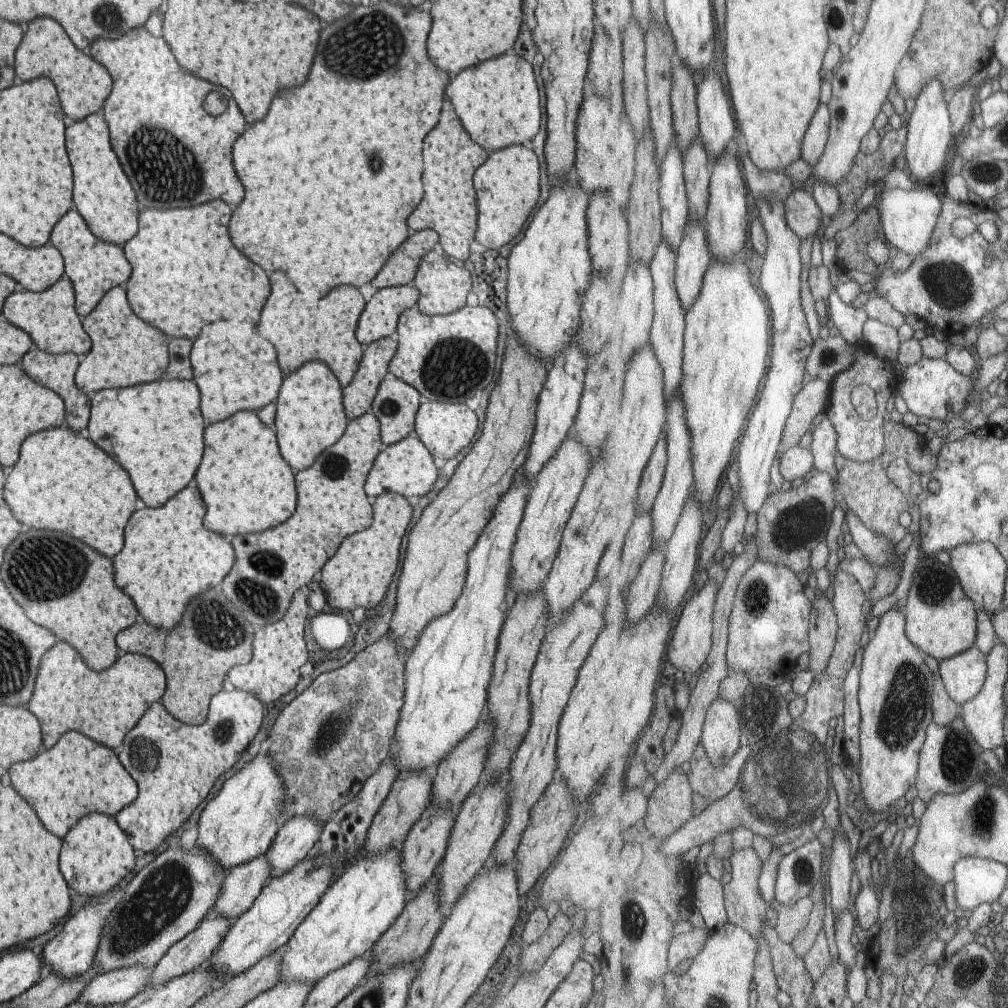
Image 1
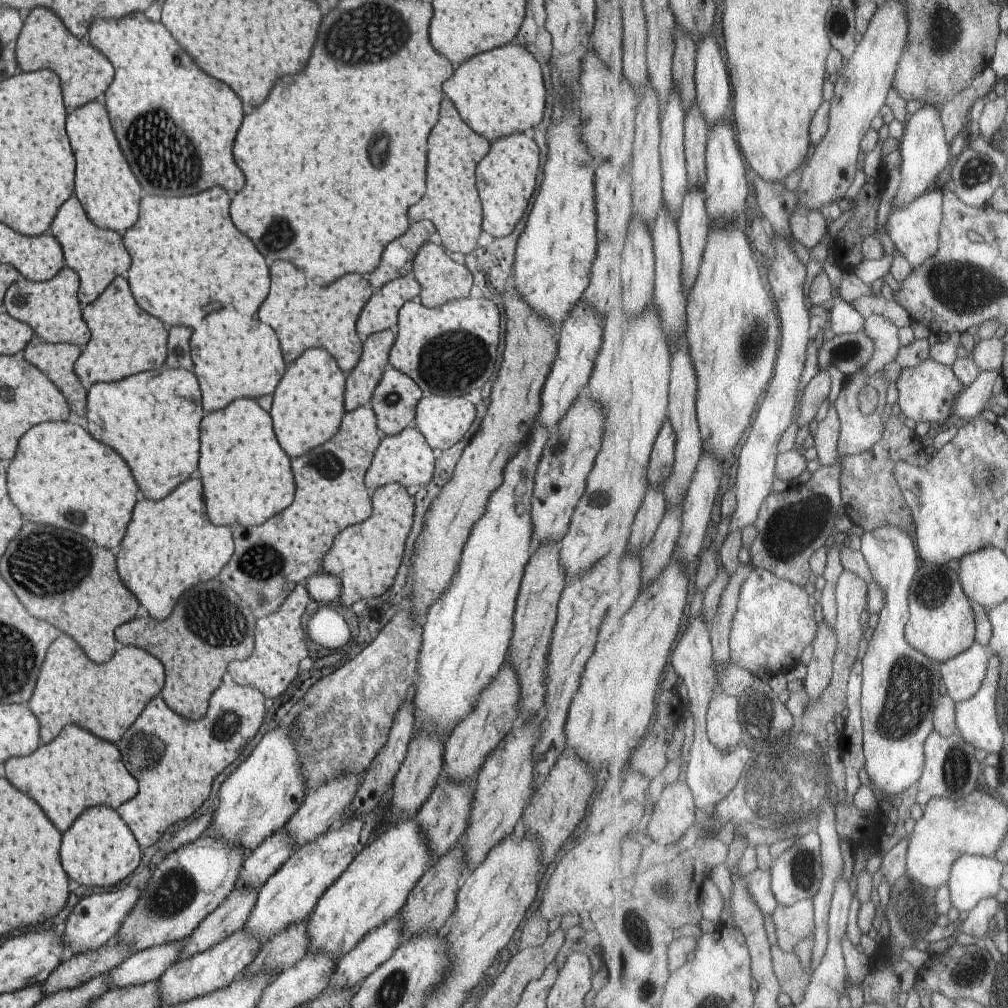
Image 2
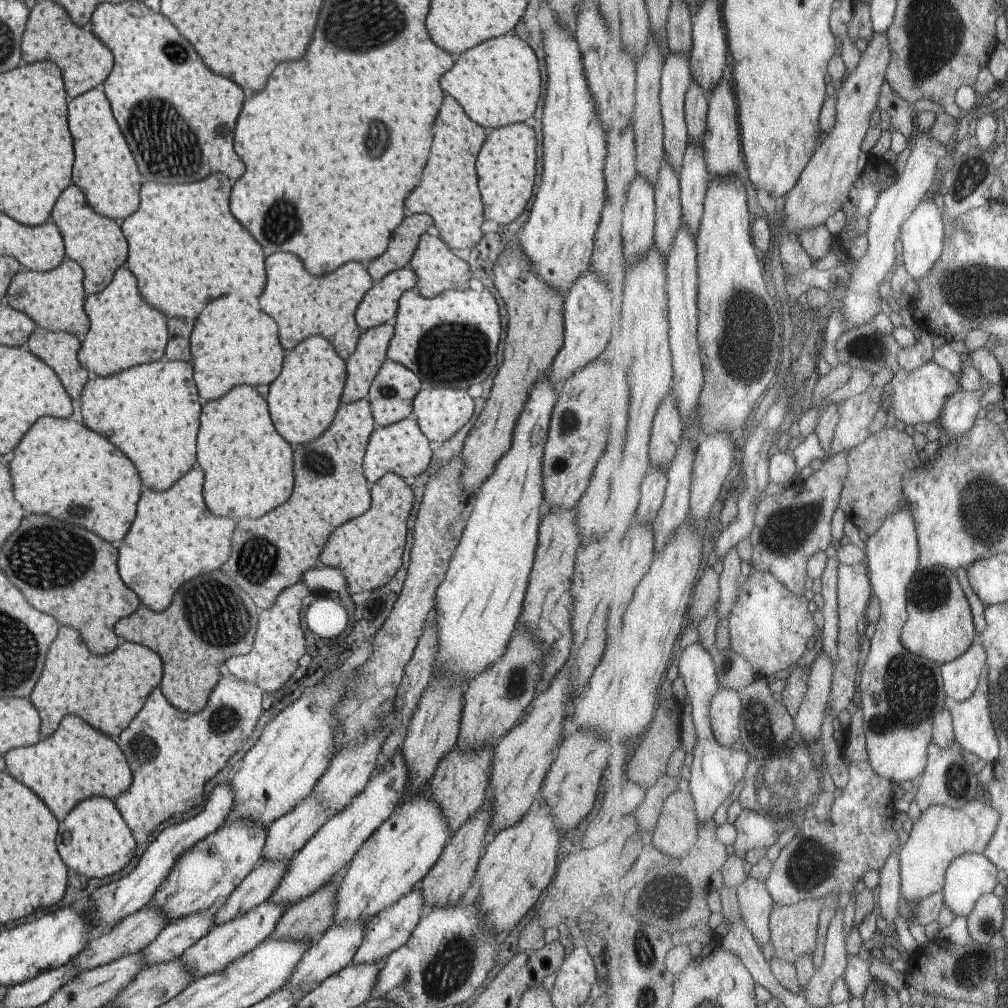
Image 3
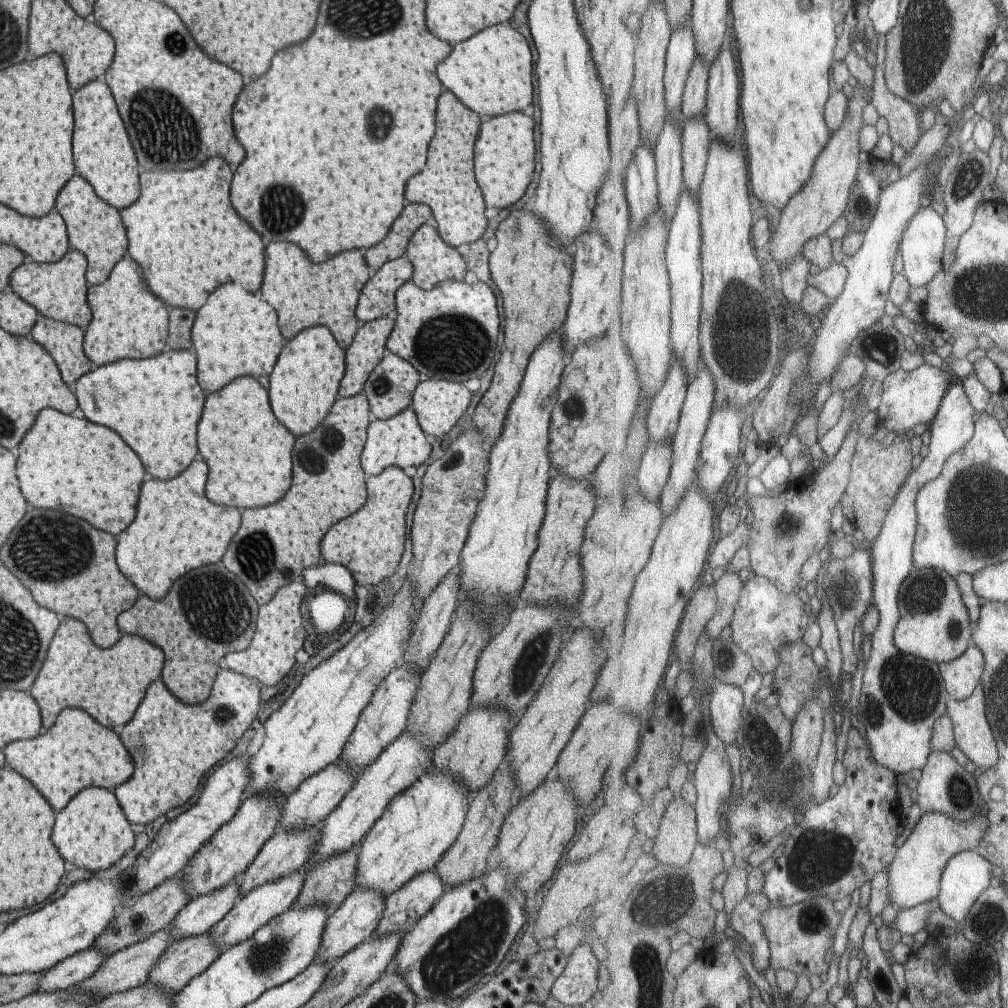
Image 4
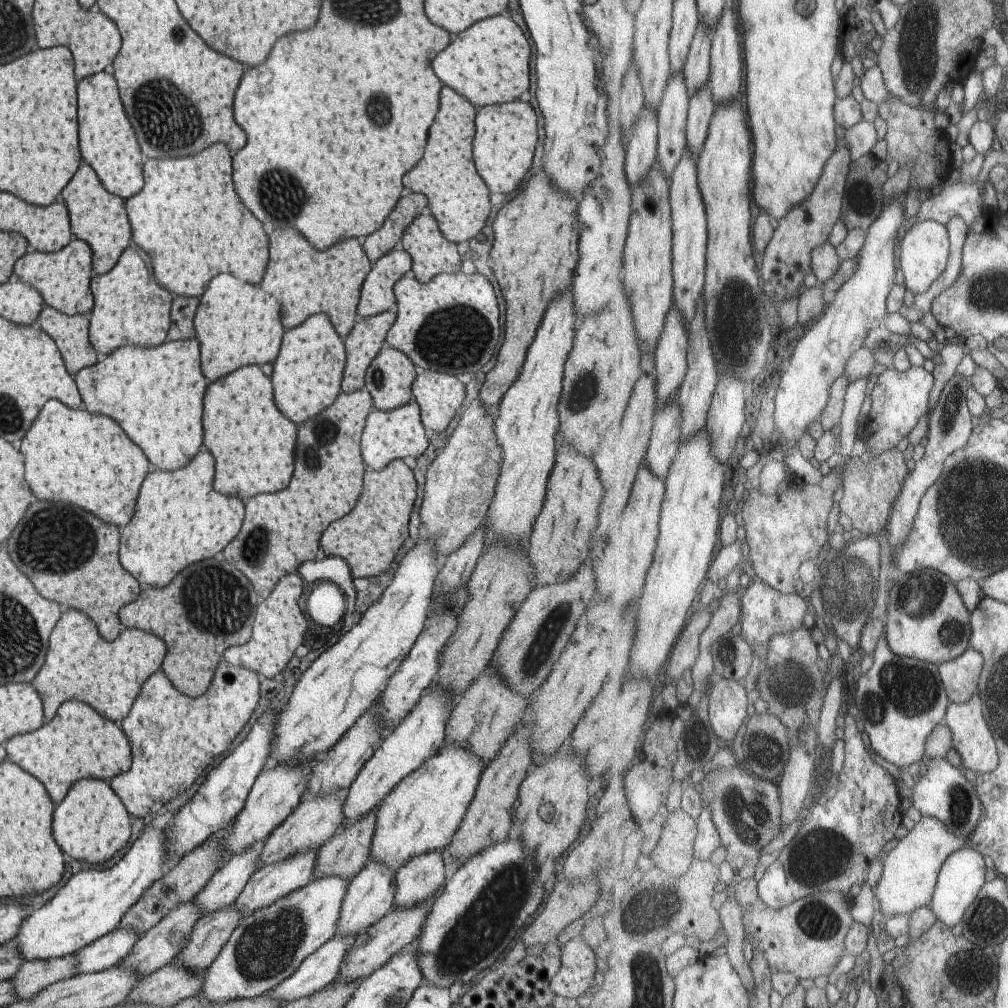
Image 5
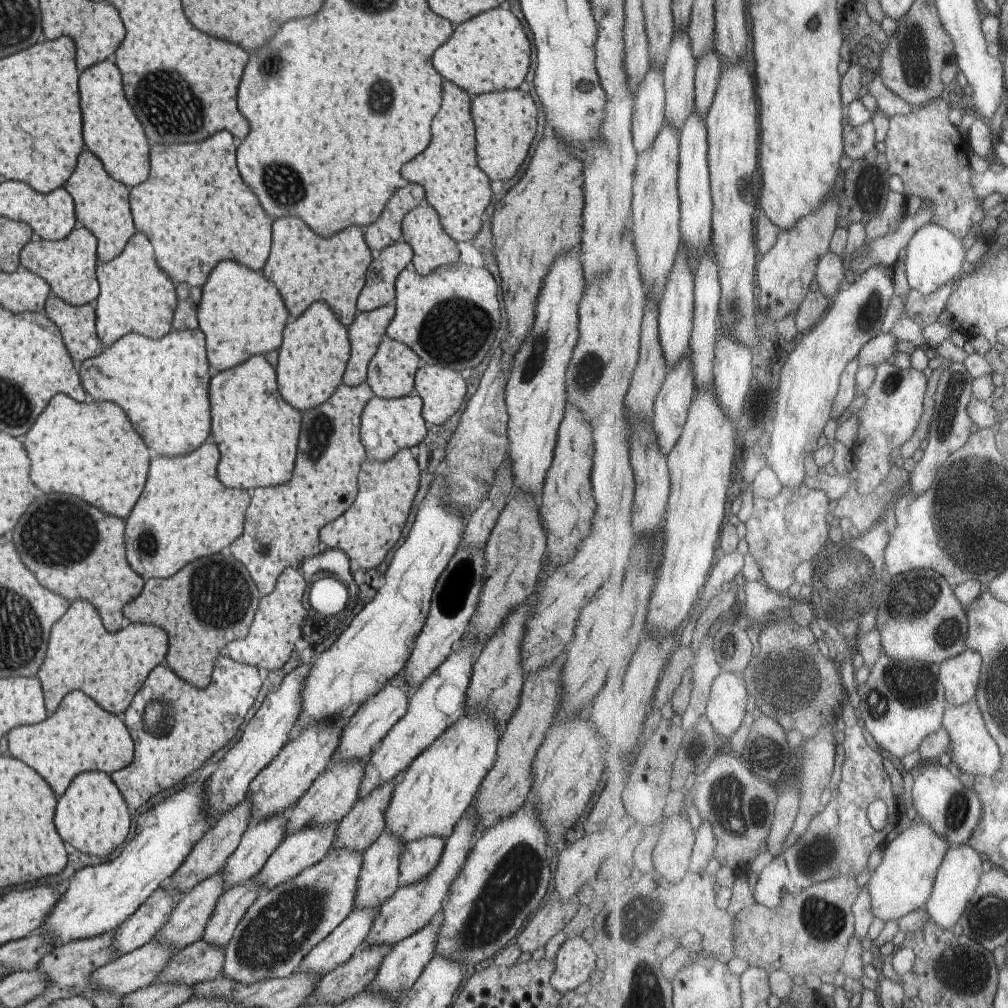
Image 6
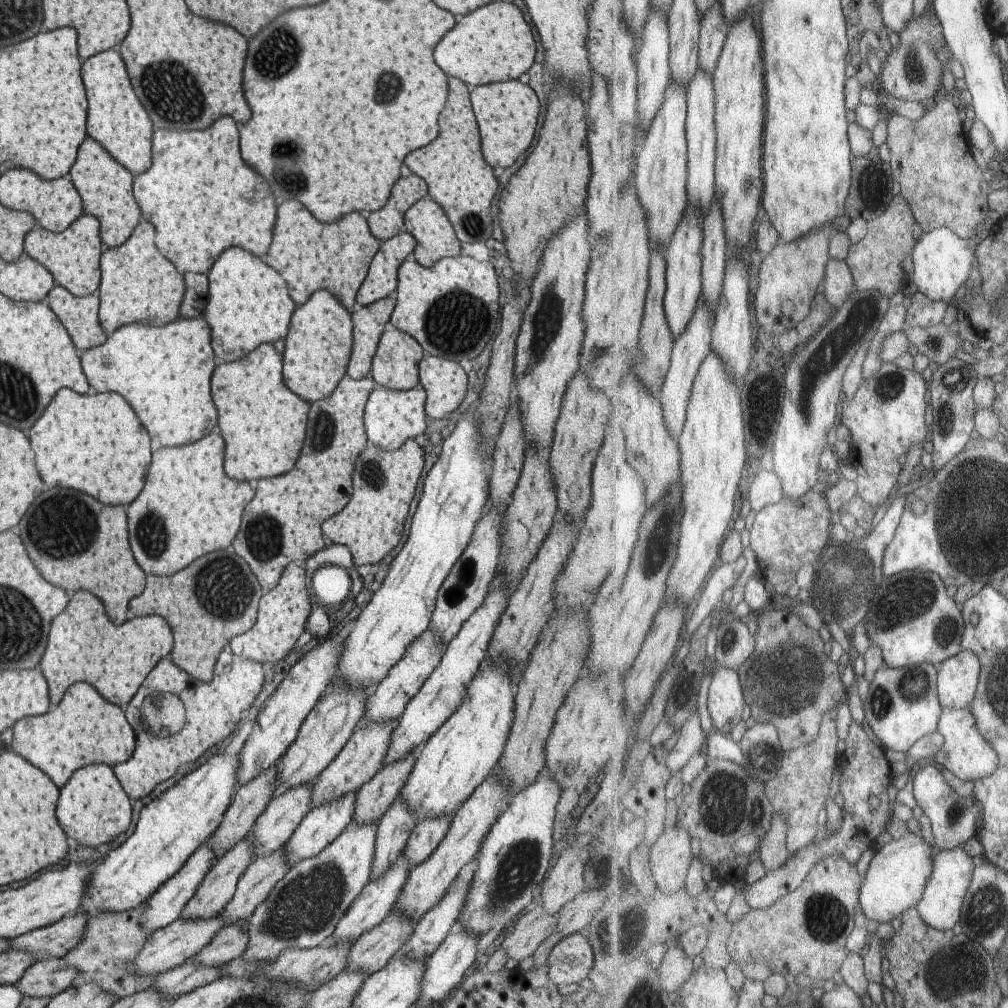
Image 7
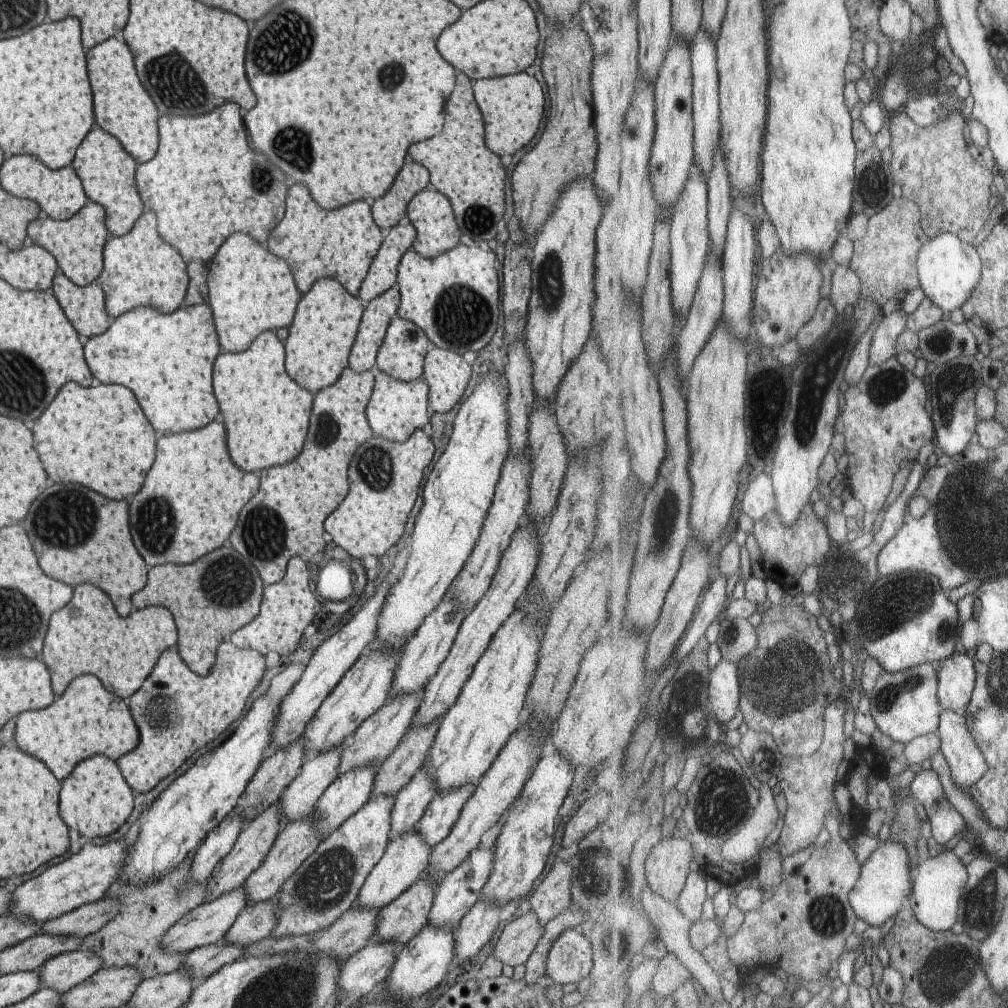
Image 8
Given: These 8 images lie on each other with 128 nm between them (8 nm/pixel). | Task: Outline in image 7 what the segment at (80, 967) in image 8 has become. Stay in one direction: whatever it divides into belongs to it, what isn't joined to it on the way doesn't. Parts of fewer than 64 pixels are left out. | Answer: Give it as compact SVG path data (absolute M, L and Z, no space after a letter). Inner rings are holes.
M62 957L34 961L15 982L21 998L52 997L73 982L77 970L71 970Z

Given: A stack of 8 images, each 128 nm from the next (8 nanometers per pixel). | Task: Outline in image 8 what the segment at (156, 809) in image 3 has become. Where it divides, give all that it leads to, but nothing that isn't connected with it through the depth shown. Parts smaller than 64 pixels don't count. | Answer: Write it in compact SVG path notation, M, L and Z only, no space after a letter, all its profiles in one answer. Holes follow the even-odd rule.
M227 640L217 647L215 662L207 676L197 676L179 658L176 647L161 652L151 672L143 679L141 686L129 696L129 702L126 702L131 710L131 718L138 728L139 738L137 746L129 754L120 756L115 764L134 795L151 790L159 780L179 768L187 758L191 758L207 742L217 738L229 724L241 716L245 701L263 676L263 660L263 654L255 650L235 648L231 641Z

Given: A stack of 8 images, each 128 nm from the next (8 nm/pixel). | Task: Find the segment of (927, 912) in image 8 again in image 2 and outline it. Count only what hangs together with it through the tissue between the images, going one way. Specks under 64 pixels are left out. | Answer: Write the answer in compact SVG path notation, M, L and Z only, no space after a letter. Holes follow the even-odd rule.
M963 855L954 864L949 881L953 904L961 912L972 911L982 900L999 894L1006 863L985 855Z

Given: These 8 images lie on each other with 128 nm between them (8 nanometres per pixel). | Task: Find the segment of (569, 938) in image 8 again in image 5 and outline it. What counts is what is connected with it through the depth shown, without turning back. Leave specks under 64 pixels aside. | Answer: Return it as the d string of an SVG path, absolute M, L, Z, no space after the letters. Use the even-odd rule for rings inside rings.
M570 939L560 948L559 970L549 982L555 996L566 999L585 999L597 972L594 950L581 939Z

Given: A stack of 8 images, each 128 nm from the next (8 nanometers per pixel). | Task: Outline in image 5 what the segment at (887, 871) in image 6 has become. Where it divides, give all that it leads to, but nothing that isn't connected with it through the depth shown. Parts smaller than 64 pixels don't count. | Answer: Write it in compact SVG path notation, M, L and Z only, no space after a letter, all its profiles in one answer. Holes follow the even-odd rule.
M923 815L907 836L894 843L885 855L885 874L876 890L883 914L886 917L912 914L919 908L930 905L943 865L952 854L967 847L970 839L971 836L951 830L951 826L939 818Z

